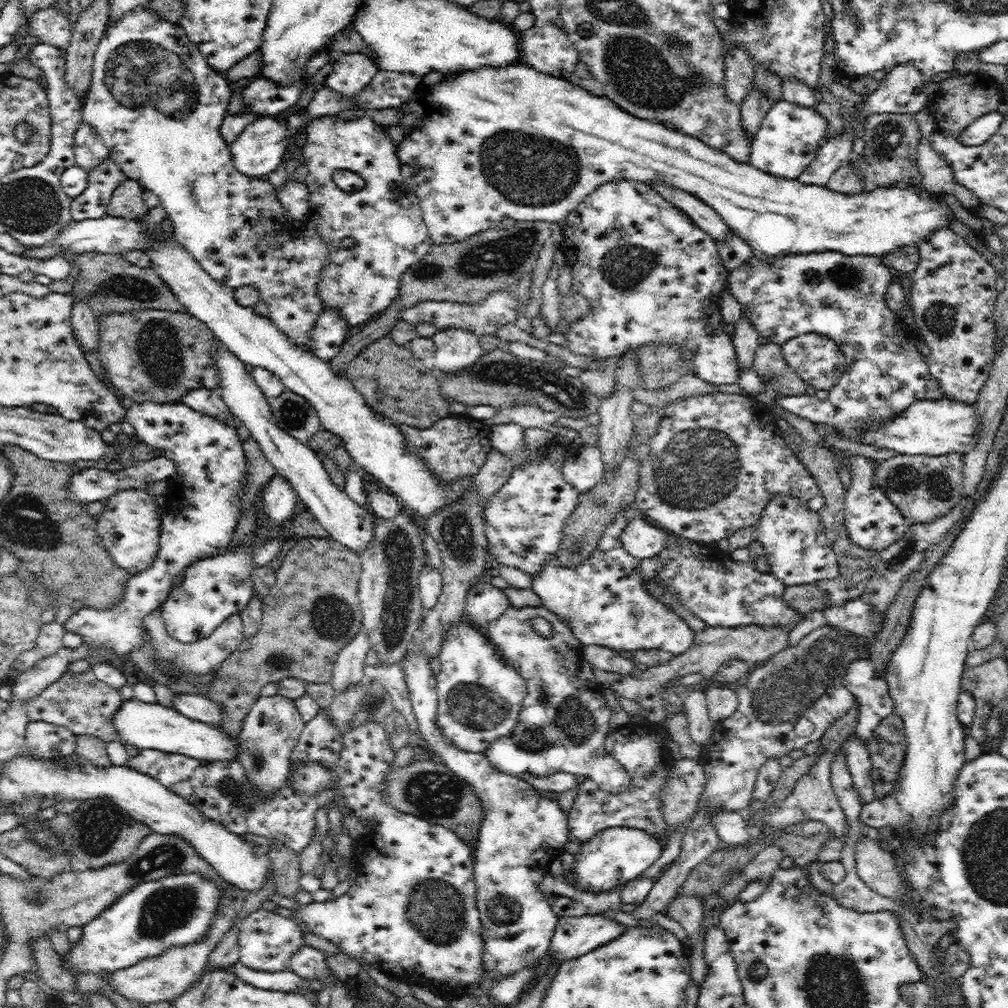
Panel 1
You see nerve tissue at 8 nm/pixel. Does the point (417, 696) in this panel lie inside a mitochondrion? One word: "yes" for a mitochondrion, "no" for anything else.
no

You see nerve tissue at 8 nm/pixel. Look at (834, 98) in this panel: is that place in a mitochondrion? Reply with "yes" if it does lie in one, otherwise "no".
no

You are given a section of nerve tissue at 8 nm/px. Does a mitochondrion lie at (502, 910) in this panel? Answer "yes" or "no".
yes

